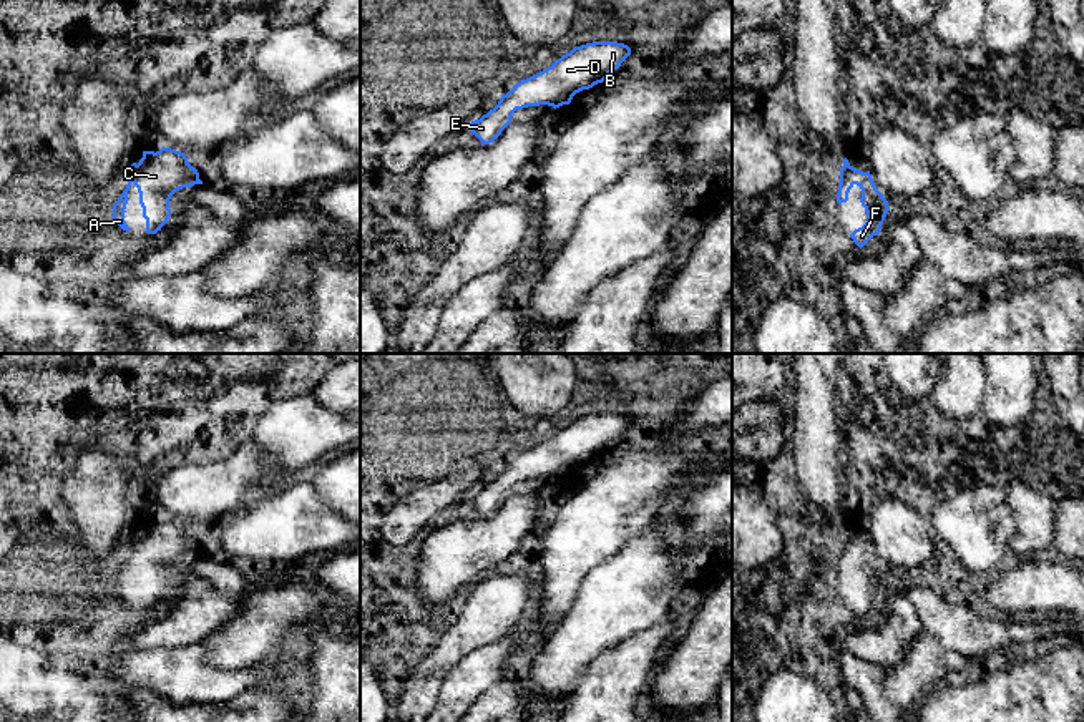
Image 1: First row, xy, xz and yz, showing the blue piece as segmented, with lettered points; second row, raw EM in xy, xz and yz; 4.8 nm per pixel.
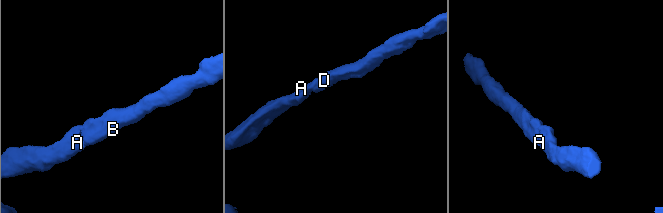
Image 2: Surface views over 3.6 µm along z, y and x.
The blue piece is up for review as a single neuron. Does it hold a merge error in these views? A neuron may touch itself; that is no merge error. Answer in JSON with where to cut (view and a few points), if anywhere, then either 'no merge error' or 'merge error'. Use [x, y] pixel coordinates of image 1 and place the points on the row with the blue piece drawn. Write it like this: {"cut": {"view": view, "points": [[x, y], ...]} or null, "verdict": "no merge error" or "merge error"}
{"cut": null, "verdict": "no merge error"}

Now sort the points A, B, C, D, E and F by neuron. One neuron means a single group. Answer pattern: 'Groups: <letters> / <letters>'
Groups: A B C D E F

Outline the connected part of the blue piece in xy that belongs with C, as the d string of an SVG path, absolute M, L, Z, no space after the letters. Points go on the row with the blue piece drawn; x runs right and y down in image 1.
M164 146L156 153L143 151L139 163L131 164L126 189L113 204L113 219L126 232L129 232L129 227L125 221L125 209L128 204L128 191L133 184L139 193L146 232L156 234L171 216L171 196L183 188L203 184L203 181L184 153Z

